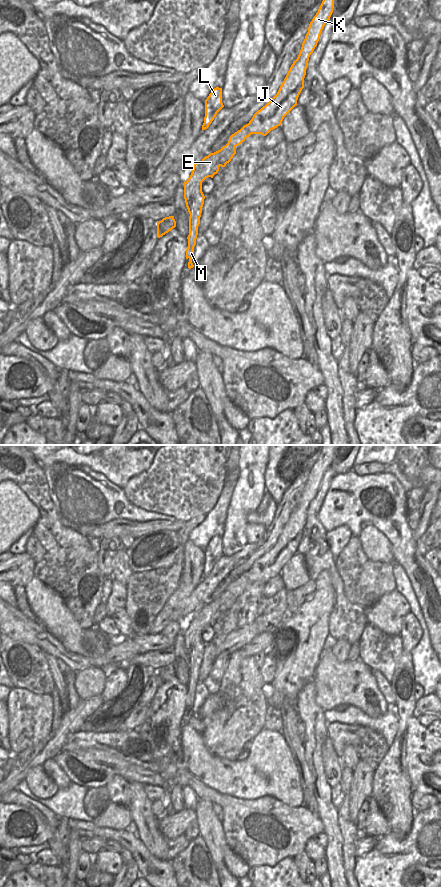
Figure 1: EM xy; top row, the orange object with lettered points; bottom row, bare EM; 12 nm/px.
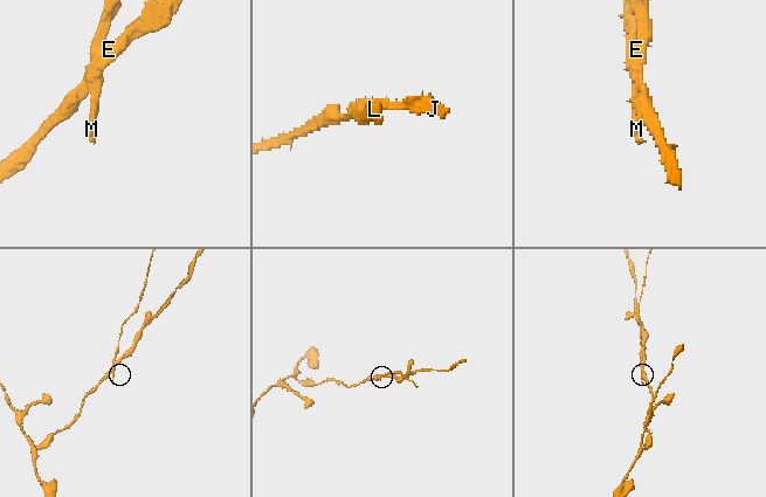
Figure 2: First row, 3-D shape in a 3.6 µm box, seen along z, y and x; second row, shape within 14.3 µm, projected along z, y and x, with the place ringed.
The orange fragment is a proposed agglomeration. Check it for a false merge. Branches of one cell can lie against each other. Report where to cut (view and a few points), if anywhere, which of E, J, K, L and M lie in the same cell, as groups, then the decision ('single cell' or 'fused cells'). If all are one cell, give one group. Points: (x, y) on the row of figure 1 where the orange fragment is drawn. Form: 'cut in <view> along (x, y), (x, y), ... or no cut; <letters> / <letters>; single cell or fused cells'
cut in xy along (201, 185), (194, 193), (192, 208), (189, 212); E J K / L M; fused cells

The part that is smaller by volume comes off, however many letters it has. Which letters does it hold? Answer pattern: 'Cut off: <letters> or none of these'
Cut off: L, M

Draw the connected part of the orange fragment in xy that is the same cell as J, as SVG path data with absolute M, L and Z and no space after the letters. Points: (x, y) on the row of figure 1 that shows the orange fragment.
M323 0L318 12L309 24L308 32L302 43L297 59L291 65L277 94L258 110L240 130L229 137L228 143L220 150L204 157L197 172L190 175L184 185L184 199L188 212L192 209L194 193L202 182L218 173L219 167L225 167L236 154L235 147L251 134L266 136L271 130L281 125L284 117L297 105L298 97L304 88L304 78L310 55L320 39L322 30L333 13L334 0Z

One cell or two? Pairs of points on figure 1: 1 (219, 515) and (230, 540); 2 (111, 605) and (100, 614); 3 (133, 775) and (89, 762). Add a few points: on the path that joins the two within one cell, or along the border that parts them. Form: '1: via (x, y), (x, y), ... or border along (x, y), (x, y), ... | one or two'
1: border along (229, 503), (224, 534), (222, 536) | two
2: border along (104, 604), (107, 615) | two
3: via (122, 770), (100, 767) | one

